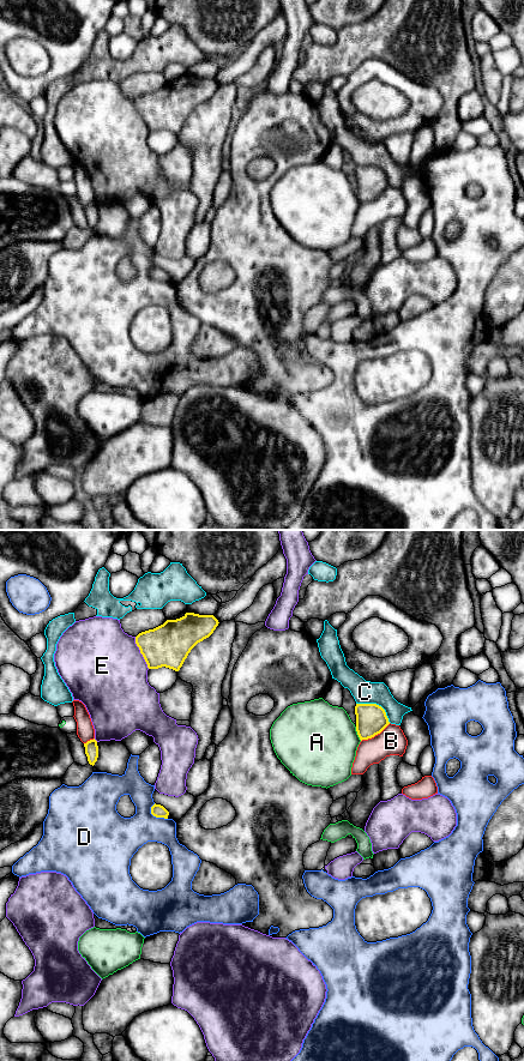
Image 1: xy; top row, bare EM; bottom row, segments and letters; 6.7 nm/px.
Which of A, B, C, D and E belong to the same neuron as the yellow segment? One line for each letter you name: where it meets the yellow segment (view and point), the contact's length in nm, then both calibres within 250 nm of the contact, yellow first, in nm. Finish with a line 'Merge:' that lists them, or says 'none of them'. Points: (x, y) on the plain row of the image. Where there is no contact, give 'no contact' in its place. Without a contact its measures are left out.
Merge: none of them

